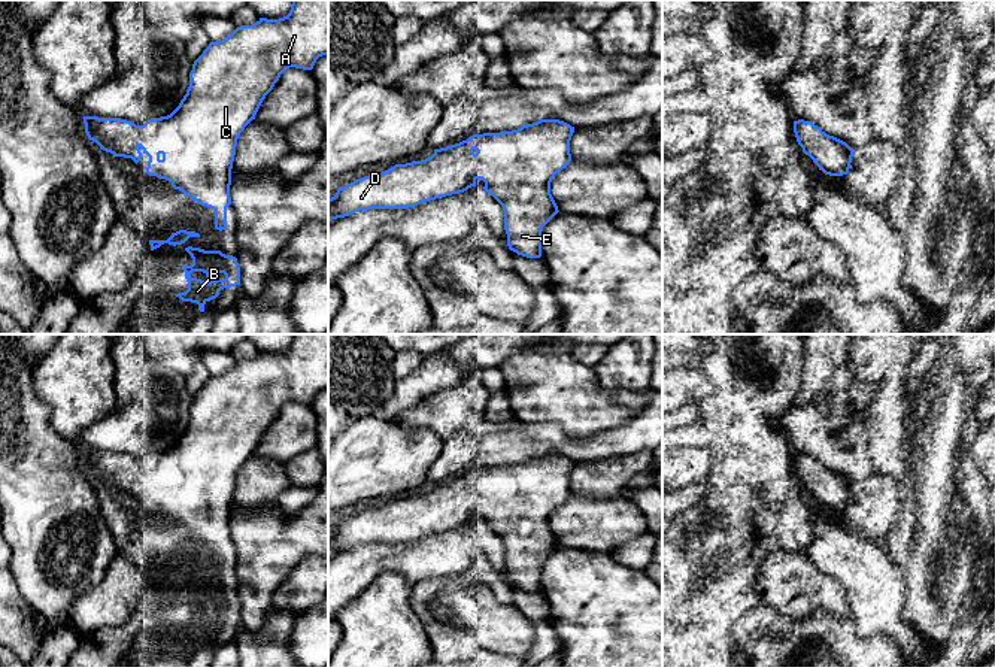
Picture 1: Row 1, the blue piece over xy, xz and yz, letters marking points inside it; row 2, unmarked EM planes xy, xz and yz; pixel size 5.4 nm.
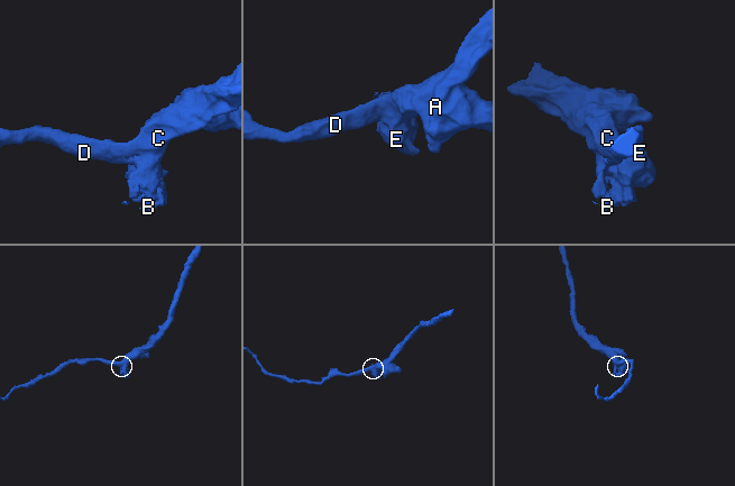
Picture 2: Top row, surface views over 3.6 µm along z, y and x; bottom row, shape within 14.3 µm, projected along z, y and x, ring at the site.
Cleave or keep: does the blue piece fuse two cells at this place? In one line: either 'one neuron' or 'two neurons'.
two neurons

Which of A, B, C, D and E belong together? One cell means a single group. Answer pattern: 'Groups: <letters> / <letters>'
Groups: A B C E / D

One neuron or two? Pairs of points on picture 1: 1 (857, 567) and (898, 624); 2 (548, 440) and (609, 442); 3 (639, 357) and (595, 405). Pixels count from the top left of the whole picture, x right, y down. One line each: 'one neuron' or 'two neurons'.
1: one neuron
2: one neuron
3: two neurons

